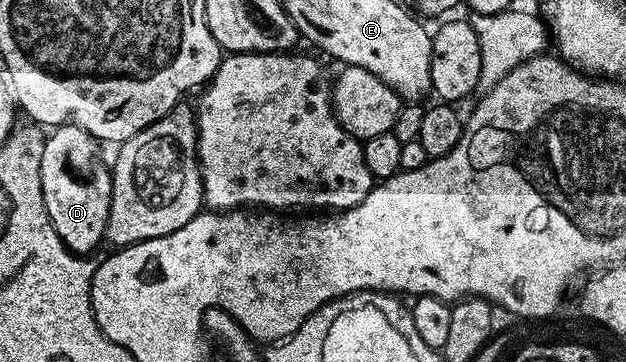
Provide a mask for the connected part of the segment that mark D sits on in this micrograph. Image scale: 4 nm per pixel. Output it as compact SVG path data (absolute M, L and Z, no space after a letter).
M59 124L44 139L44 154L40 154L40 190L44 194L44 210L48 210L51 226L60 234L64 246L78 258L86 258L106 238L106 223L112 202L112 172L102 161L100 142L88 130L75 124Z

